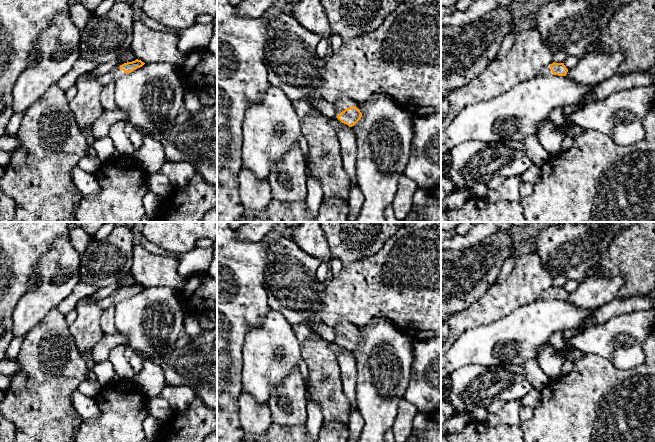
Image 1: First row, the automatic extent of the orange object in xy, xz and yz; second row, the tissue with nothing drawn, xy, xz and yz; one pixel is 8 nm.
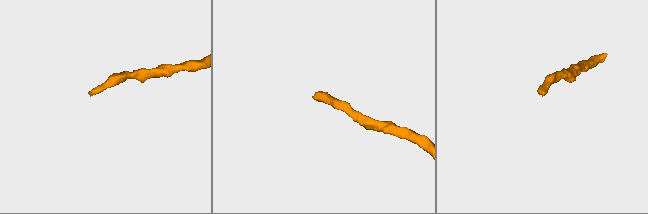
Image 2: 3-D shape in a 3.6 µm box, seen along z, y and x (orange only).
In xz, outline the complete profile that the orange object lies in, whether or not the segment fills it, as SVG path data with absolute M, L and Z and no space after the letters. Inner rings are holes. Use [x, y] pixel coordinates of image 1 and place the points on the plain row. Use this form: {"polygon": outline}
{"polygon": "M340 321L333 329L337 334L337 340L335 342L338 342L349 351L354 350L362 341L362 337L355 330L356 327L346 321Z"}

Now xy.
{"polygon": "M138 283L132 286L124 287L119 291L113 293L109 297L97 302L97 304L100 309L104 310L108 307L115 306L118 302L120 302L124 298L130 297L135 293L142 291L144 288L145 288L144 286Z"}

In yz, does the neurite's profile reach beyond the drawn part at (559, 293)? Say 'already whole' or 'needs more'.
needs more

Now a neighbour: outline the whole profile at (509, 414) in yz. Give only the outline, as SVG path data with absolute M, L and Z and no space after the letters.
M521 401L506 402L496 413L488 415L484 422L487 426L519 425L521 406Z

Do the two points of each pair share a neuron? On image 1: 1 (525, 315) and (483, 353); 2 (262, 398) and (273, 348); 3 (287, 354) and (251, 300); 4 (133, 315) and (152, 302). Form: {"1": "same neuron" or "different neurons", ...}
{"1": "same neuron", "2": "same neuron", "3": "different neurons", "4": "same neuron"}

